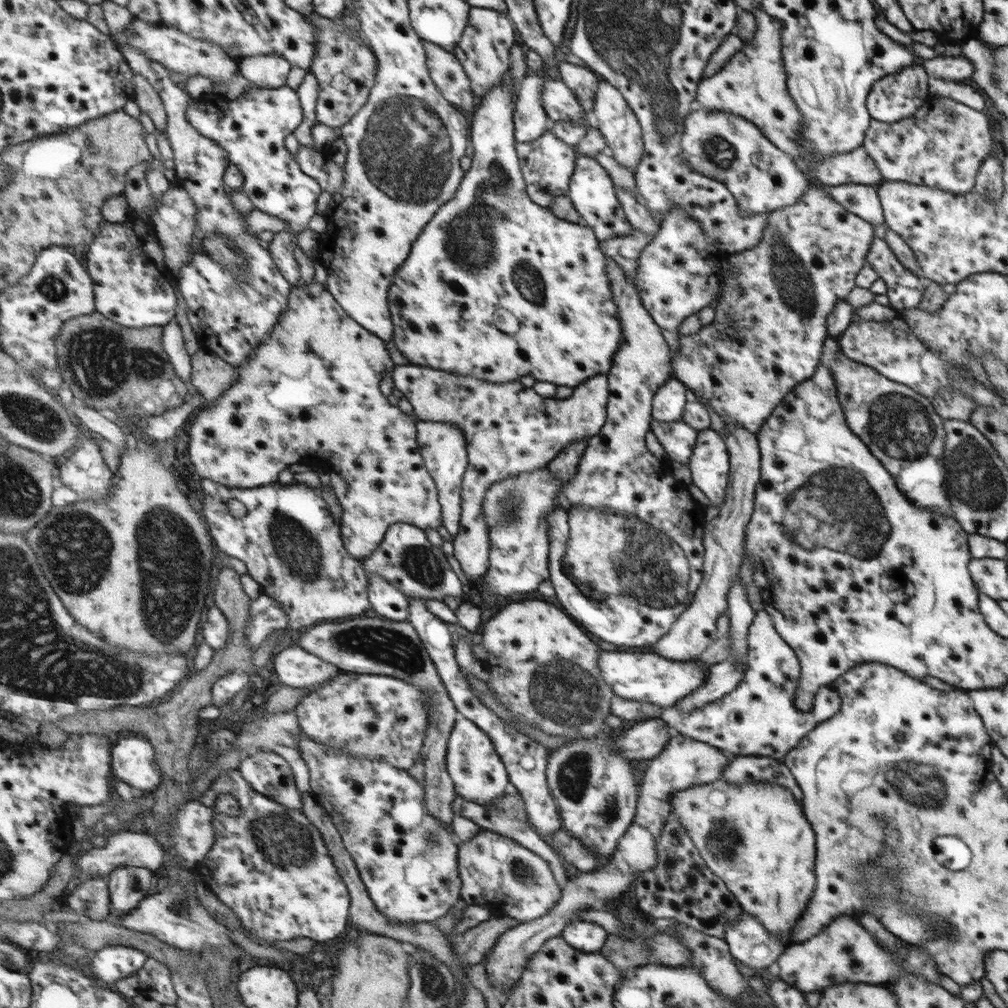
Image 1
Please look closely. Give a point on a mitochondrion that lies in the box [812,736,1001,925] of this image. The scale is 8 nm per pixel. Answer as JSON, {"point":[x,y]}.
{"point":[919,784]}

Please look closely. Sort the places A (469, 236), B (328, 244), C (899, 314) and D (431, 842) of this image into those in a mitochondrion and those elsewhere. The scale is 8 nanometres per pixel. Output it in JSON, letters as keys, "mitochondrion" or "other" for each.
{"A":"mitochondrion","B":"other","C":"other","D":"mitochondrion"}

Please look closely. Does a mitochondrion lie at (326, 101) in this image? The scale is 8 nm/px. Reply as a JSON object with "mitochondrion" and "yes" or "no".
{"mitochondrion":"no"}

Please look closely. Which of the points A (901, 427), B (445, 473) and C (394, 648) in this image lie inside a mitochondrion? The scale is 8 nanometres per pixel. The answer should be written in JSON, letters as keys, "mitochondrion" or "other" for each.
{"A":"mitochondrion","B":"other","C":"mitochondrion"}

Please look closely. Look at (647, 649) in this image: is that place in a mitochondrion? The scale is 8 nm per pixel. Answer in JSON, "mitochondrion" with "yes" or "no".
{"mitochondrion":"no"}

